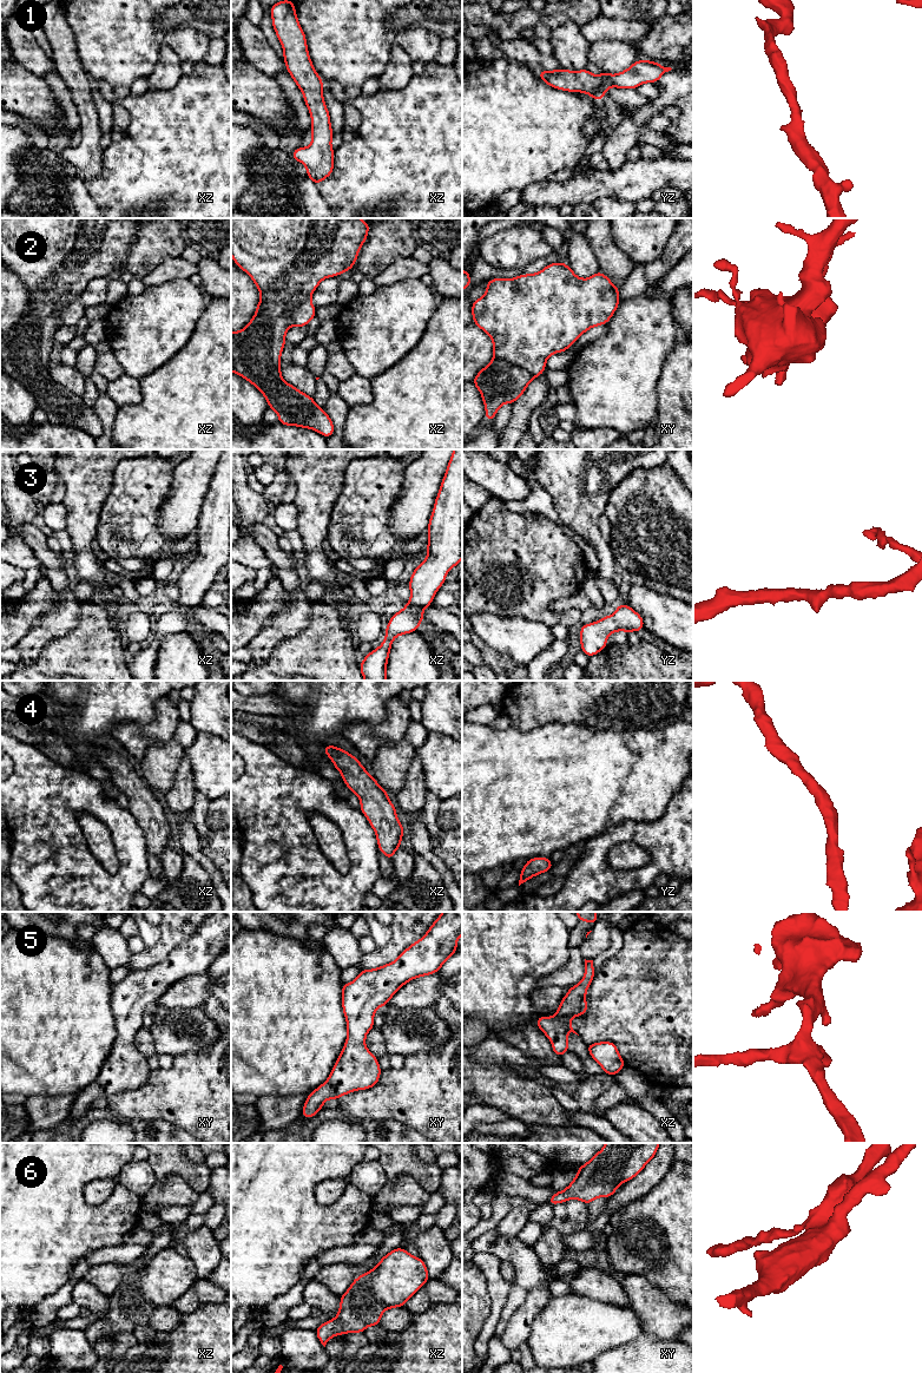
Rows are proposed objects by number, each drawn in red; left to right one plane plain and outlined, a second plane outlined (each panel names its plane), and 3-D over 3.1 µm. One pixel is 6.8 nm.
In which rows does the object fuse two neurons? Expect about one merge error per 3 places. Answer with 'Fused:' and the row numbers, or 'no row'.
Fused: 2

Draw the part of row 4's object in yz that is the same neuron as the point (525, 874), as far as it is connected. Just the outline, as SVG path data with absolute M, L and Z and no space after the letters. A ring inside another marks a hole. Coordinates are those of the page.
M533 858L528 859L525 867L520 872L519 886L532 876L536 876L542 872L548 872L553 868L552 861L549 858Z

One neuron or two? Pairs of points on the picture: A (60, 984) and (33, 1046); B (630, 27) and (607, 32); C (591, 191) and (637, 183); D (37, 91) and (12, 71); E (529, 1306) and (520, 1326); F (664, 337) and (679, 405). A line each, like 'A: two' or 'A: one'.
A: one
B: one
C: one
D: one
E: one
F: two

